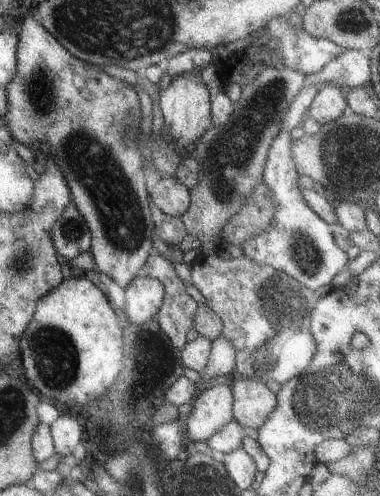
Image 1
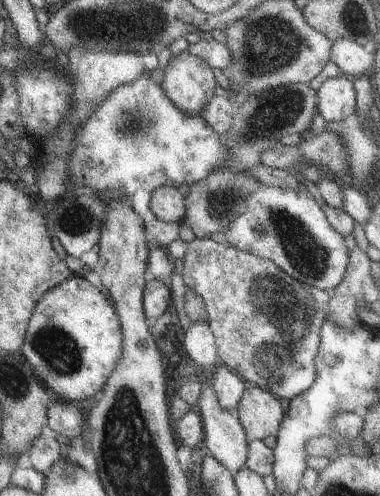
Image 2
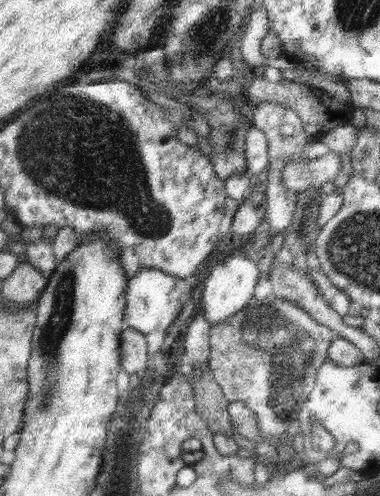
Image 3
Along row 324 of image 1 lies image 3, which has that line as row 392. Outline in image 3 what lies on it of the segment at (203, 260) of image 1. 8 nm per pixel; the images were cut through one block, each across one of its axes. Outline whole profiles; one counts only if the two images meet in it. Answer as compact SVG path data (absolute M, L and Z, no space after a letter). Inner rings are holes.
M275 296L251 298L241 312L209 330L209 376L223 390L227 402L243 402L255 414L257 430L265 442L255 446L251 458L263 462L273 478L283 478L289 468L281 464L269 438L293 430L299 406L315 388L317 370L327 360L327 350L335 338L333 330L311 320L295 304Z

